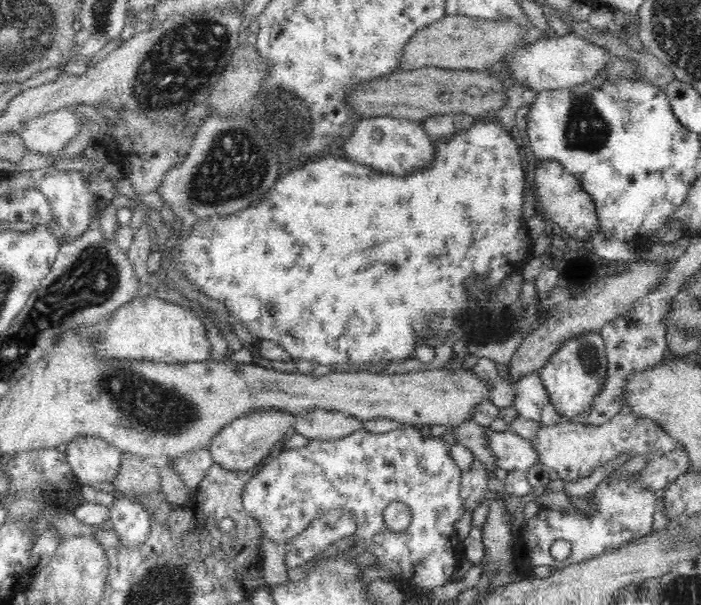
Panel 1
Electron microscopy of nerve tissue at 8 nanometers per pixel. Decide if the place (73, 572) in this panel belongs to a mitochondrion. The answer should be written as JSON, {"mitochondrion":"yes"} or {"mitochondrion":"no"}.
{"mitochondrion":"no"}

